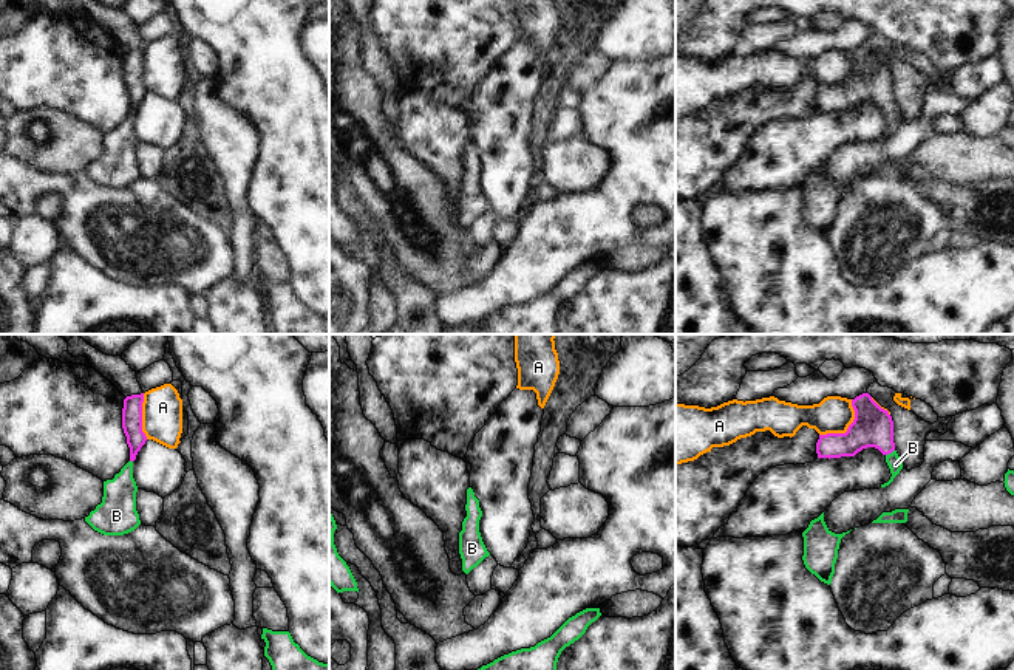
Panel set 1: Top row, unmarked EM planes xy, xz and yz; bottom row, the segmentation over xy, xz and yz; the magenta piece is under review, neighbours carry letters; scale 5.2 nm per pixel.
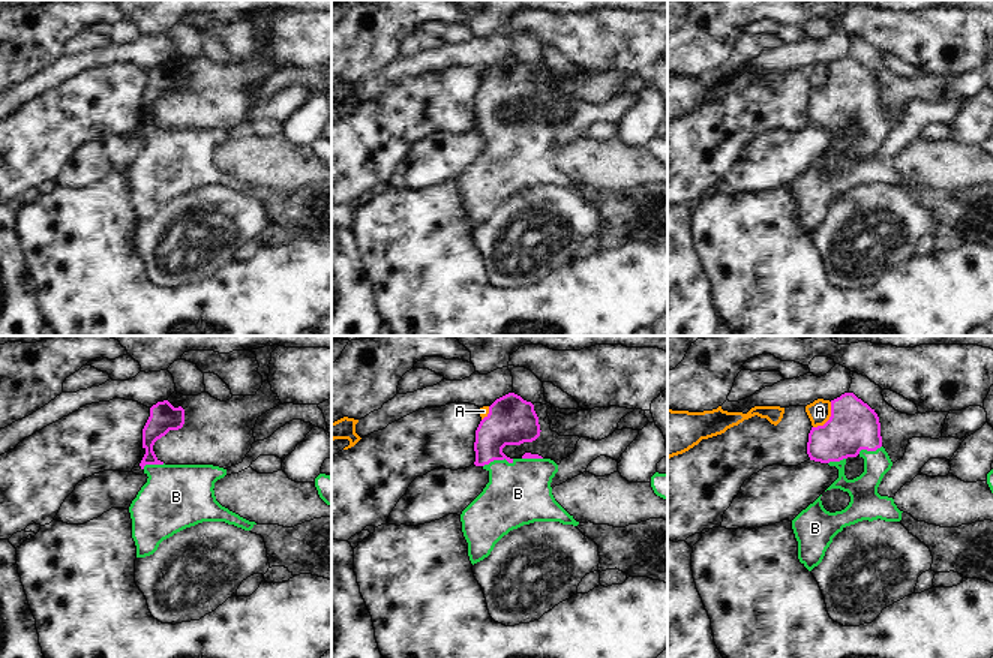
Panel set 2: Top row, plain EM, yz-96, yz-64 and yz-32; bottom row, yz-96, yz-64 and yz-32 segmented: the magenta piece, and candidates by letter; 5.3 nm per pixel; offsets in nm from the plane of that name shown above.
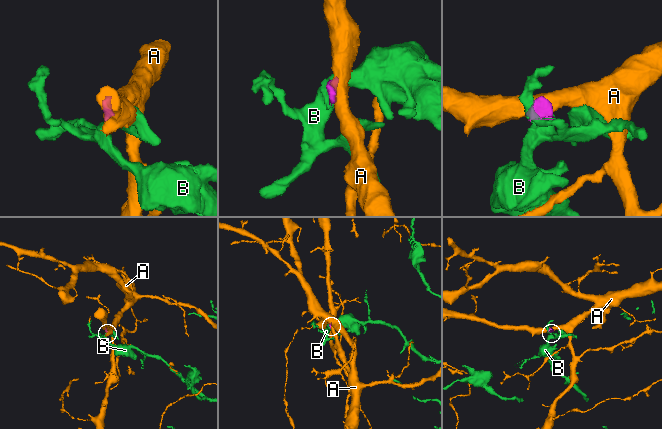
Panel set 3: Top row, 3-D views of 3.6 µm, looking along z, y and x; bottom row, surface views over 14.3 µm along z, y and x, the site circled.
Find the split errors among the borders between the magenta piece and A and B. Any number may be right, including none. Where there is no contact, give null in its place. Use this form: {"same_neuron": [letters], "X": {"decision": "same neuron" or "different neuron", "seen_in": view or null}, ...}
{"same_neuron": ["B"], "A": {"decision": "different neuron", "seen_in": "yz"}, "B": {"decision": "same neuron", "seen_in": "yz"}}

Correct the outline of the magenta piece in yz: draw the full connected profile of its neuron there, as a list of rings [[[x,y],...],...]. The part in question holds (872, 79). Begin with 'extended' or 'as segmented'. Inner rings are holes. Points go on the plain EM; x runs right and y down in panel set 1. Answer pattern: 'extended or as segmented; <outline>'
extended; [[[863,46],[852,53],[855,73],[846,87],[819,88],[816,96],[818,111],[855,110],[867,101],[878,102],[890,122],[890,133],[881,141],[889,139],[903,122],[895,96],[893,74],[887,63],[881,62],[869,46]]]

